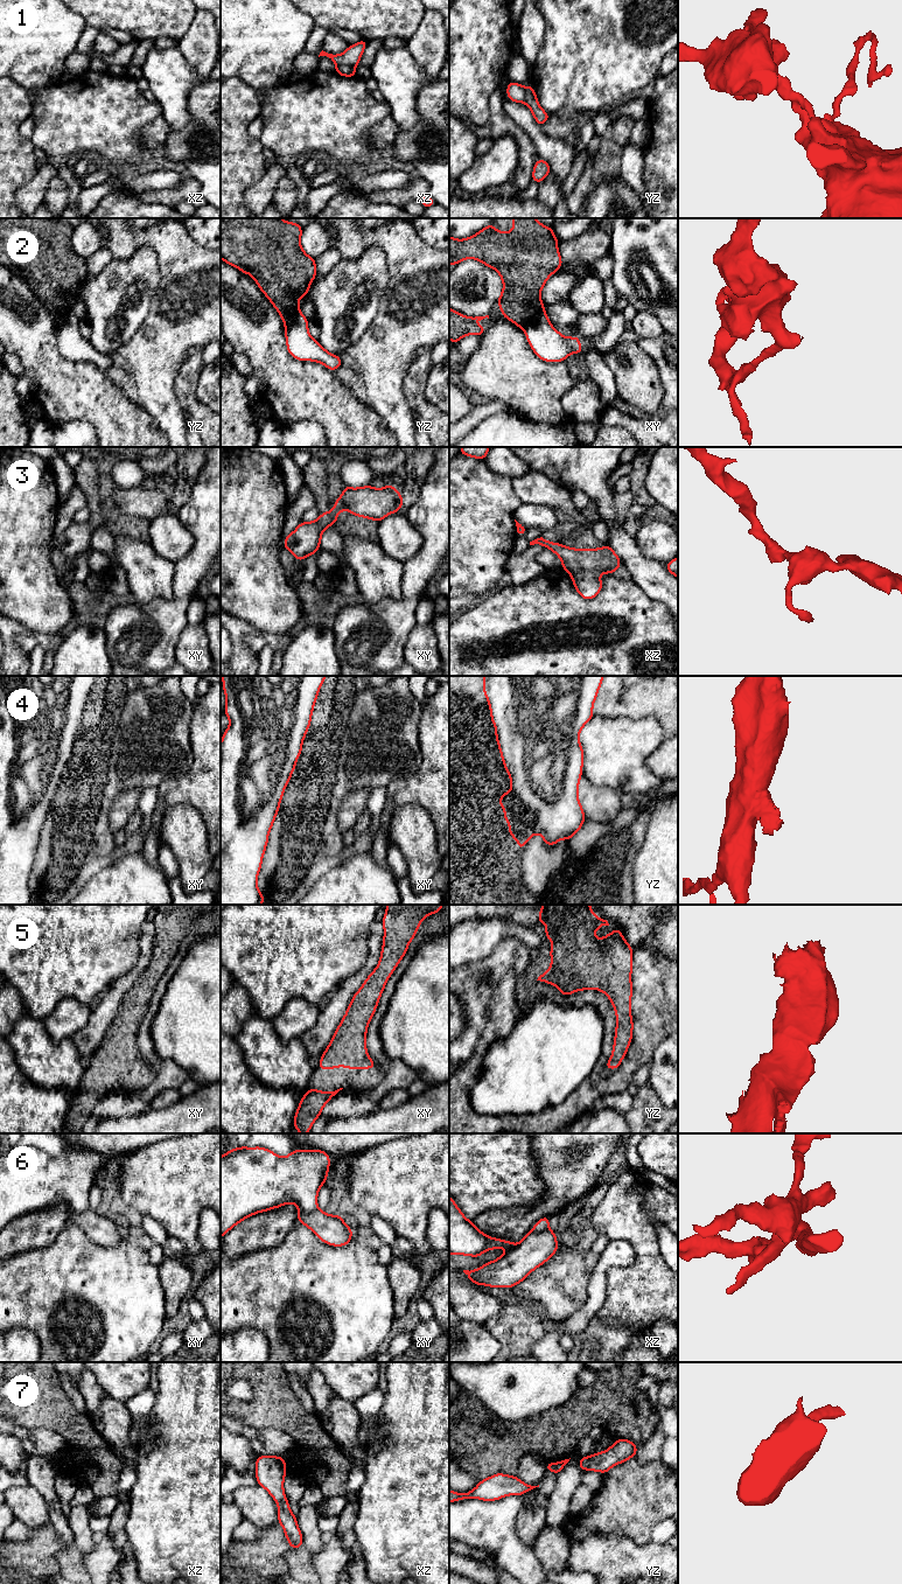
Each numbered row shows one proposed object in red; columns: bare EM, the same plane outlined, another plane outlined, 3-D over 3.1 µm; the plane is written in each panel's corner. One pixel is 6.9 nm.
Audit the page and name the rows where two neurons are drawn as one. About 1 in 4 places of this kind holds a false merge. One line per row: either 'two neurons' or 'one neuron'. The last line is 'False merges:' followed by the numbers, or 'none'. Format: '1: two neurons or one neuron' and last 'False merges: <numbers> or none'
1: two neurons
2: two neurons
3: one neuron
4: one neuron
5: one neuron
6: two neurons
7: one neuron
False merges: 1, 2, 6

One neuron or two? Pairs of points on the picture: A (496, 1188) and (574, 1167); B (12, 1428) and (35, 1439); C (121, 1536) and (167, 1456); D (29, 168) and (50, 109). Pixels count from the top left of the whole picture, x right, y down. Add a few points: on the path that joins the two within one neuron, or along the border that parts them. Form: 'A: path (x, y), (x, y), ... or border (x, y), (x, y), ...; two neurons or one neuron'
A: border (532, 1150), (545, 1188), (545, 1193), (535, 1204); two neurons
B: path (18, 1431), (29, 1437); one neuron
C: border (130, 1505), (125, 1525), (126, 1541); two neurons
D: border (29, 140), (34, 147); two neurons

